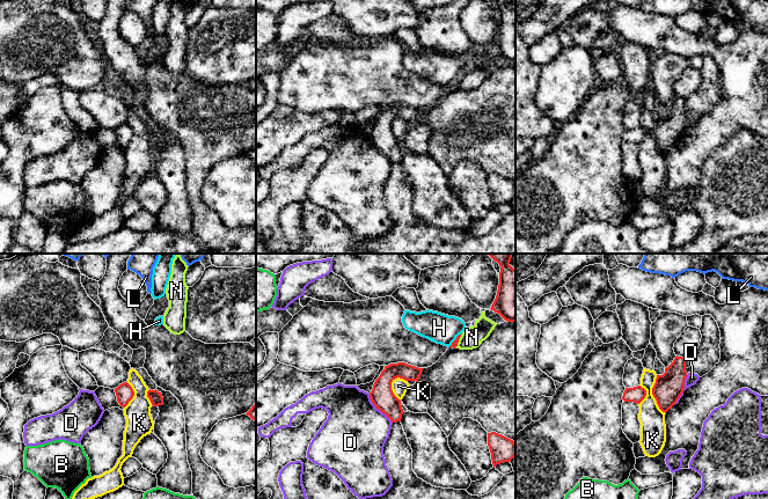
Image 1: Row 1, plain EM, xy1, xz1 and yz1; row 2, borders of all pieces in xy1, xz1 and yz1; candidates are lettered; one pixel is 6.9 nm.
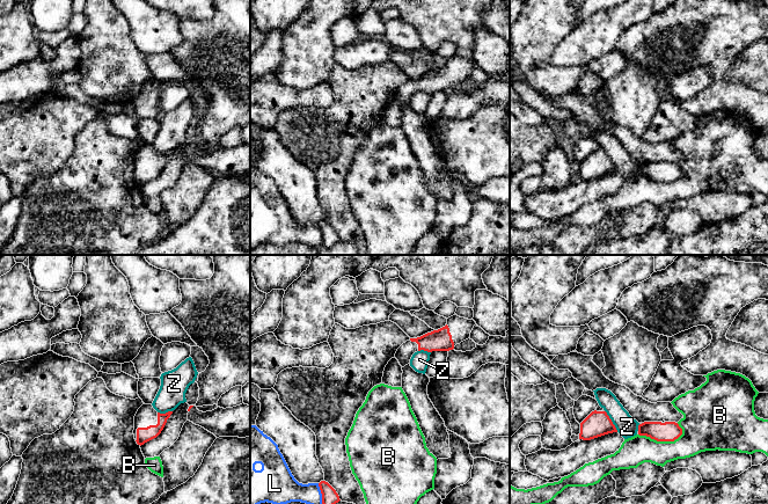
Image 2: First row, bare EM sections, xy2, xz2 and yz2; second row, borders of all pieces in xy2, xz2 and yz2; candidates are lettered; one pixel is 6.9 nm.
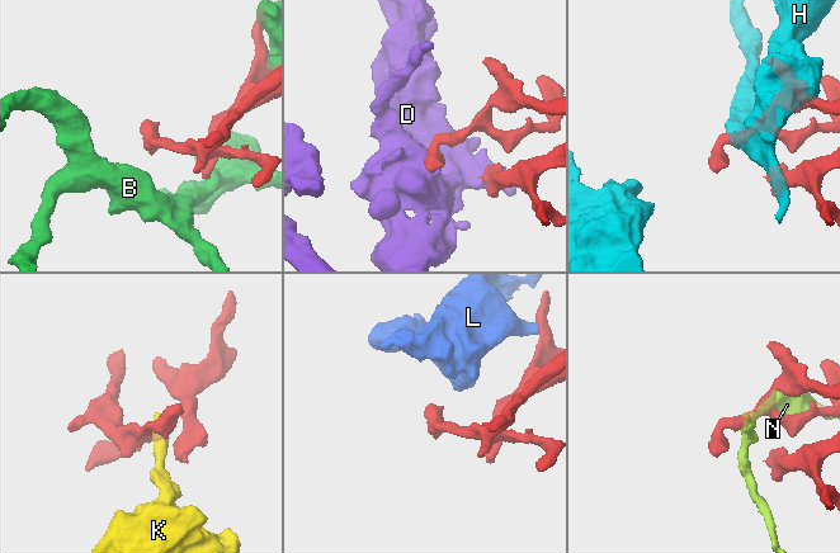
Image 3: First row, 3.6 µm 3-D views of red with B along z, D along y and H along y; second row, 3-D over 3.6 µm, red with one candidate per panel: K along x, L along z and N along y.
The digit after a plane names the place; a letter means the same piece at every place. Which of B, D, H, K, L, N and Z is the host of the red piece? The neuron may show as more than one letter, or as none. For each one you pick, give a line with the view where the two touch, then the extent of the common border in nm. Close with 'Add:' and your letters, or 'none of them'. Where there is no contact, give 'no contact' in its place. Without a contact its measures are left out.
Add: none of them

